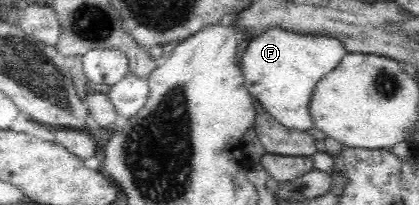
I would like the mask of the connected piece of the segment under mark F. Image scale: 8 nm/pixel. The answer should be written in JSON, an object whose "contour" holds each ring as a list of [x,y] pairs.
{"contour":[[[270,26],[250,39],[240,57],[240,68],[244,85],[255,102],[289,130],[306,132],[314,126],[308,106],[315,85],[331,73],[346,54],[347,51],[336,38]]]}

